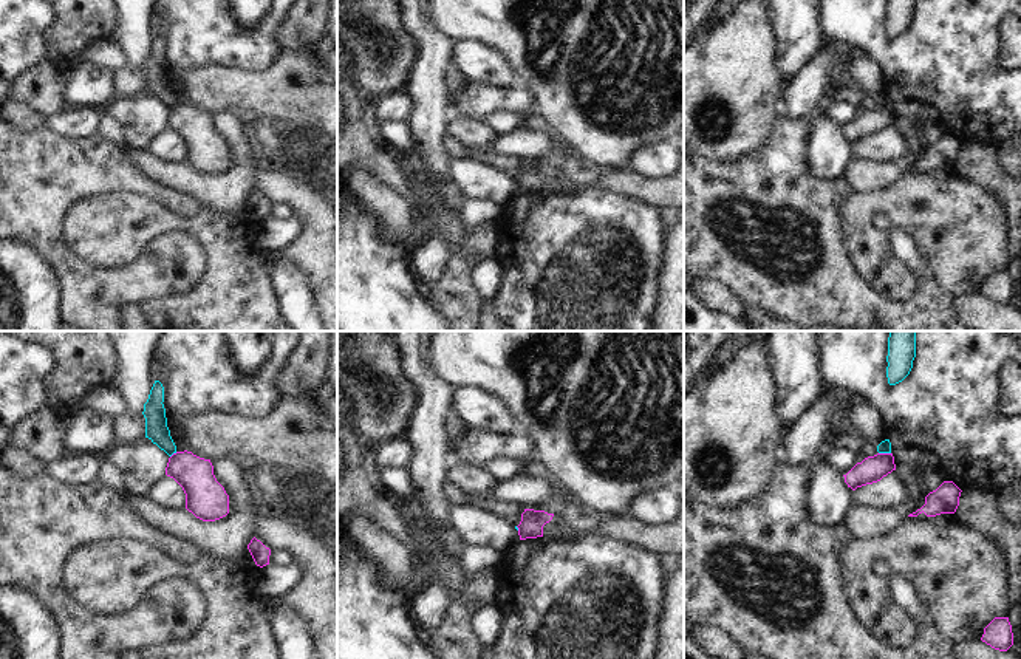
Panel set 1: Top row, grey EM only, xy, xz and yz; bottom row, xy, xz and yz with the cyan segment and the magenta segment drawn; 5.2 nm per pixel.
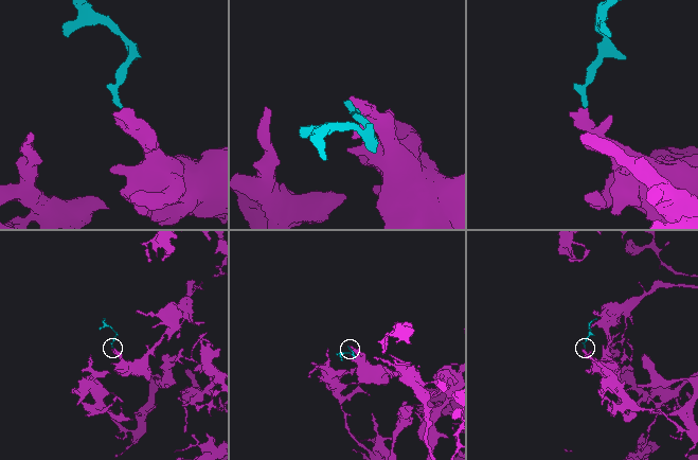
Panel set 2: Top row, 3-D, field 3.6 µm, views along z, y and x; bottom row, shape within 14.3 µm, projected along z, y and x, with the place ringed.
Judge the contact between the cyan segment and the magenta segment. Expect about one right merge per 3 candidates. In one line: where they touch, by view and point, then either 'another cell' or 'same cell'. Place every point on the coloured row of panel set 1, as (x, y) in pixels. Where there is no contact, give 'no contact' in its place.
contact yz (885, 452); another cell

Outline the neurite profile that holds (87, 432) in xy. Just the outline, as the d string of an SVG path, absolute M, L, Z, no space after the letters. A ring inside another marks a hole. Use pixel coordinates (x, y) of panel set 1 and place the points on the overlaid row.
M79 407L70 415L60 442L65 456L104 455L114 444L111 419Z

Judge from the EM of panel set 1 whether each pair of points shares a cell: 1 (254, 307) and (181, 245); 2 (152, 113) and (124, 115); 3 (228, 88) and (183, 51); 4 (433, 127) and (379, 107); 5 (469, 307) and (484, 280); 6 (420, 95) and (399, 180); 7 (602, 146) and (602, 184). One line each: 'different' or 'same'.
1: different
2: same
3: different
4: different
5: different
6: different
7: different

